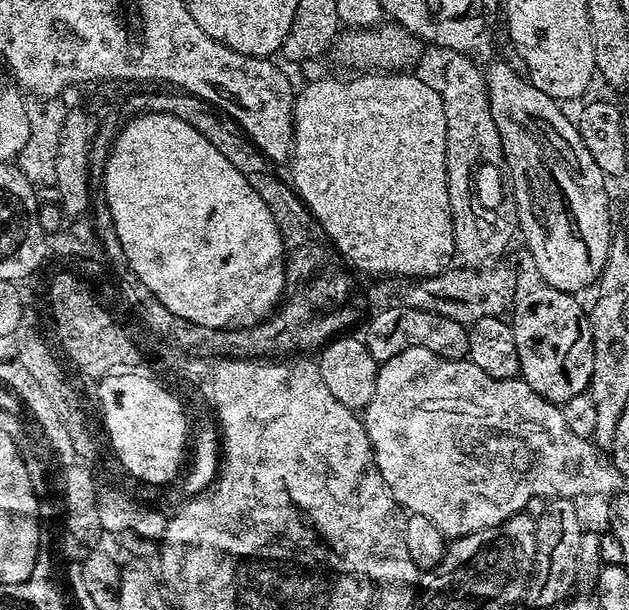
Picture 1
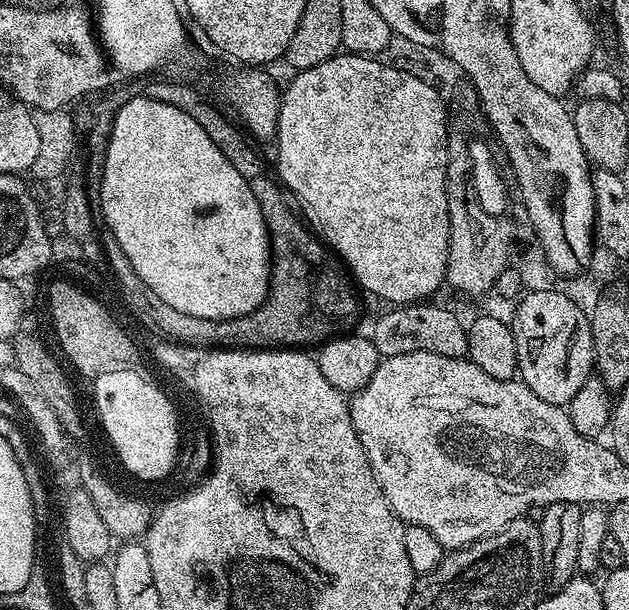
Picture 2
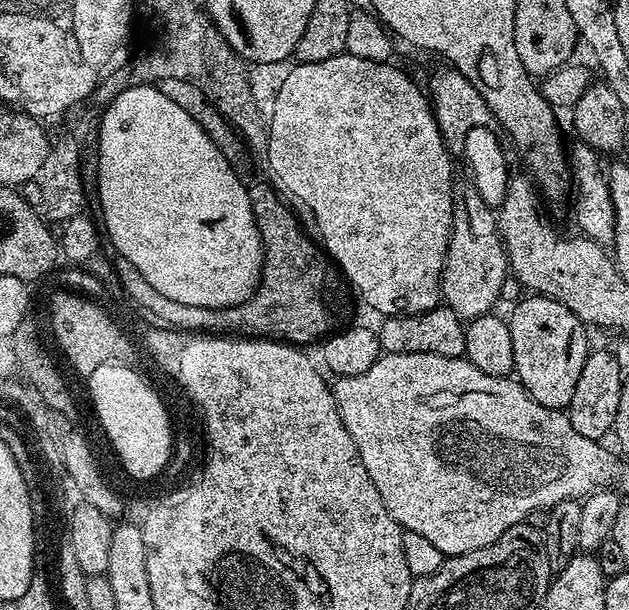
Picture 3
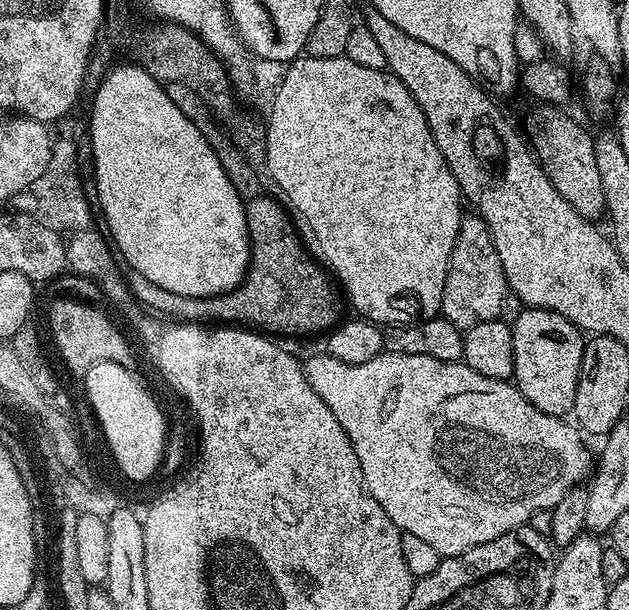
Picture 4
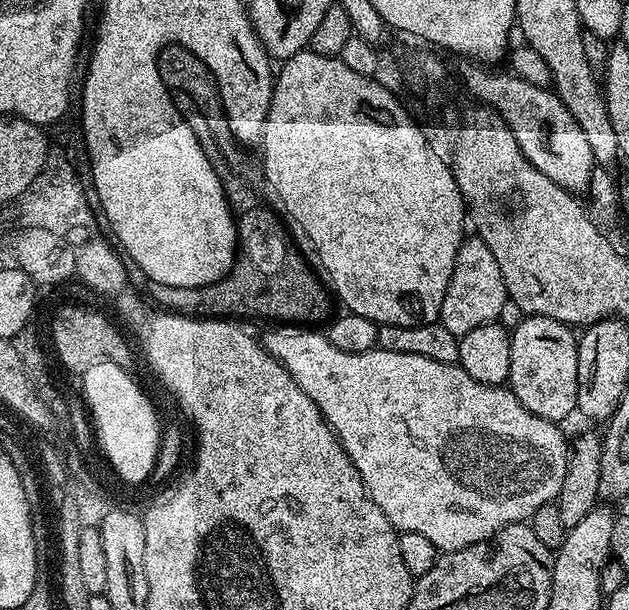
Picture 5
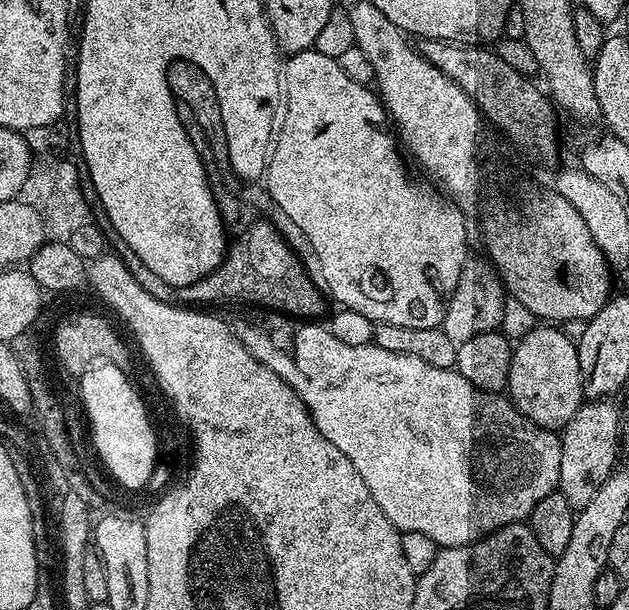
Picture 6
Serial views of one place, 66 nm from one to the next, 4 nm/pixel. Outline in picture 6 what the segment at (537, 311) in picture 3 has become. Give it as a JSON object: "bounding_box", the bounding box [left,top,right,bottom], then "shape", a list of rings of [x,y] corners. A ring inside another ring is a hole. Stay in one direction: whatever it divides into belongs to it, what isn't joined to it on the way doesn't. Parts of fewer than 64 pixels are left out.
{"bounding_box":[506,326,586,430],"shape":[[[534,326],[515,341],[506,389],[512,405],[516,407],[516,411],[524,417],[527,423],[537,424],[538,427],[549,430],[563,429],[564,425],[570,422],[570,418],[574,418],[574,414],[586,400],[582,370],[578,366],[578,354],[576,353],[577,341],[573,337],[571,340],[566,333],[559,332],[556,328],[559,327]]]}

